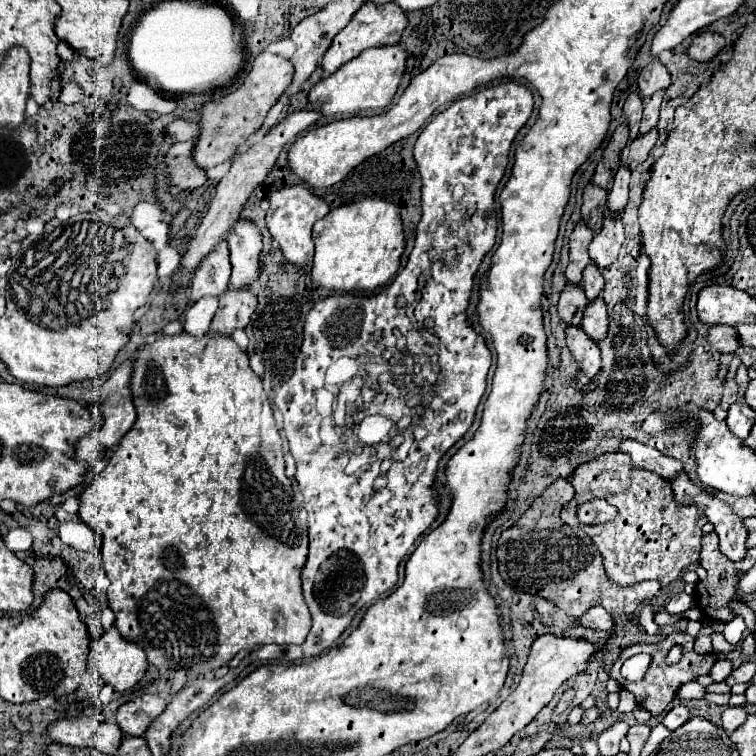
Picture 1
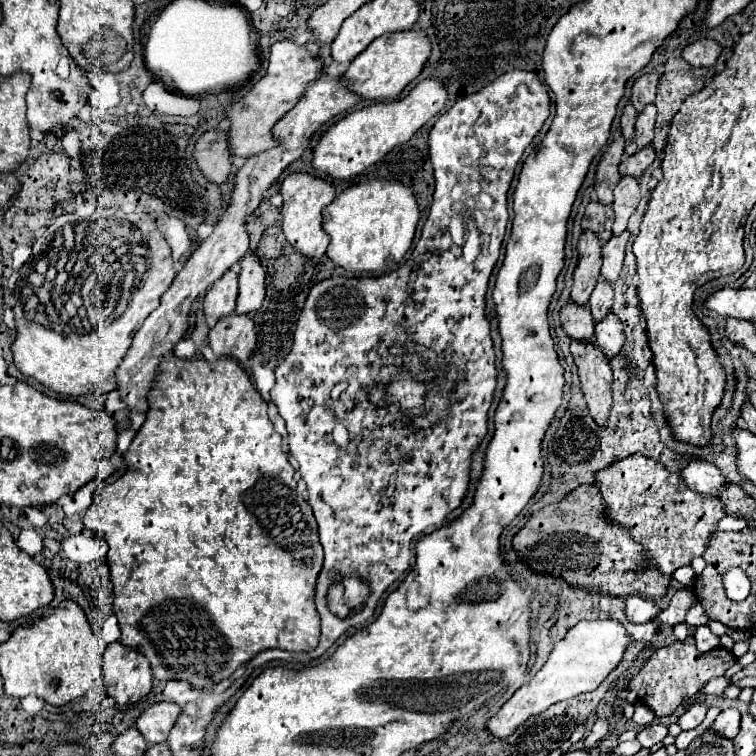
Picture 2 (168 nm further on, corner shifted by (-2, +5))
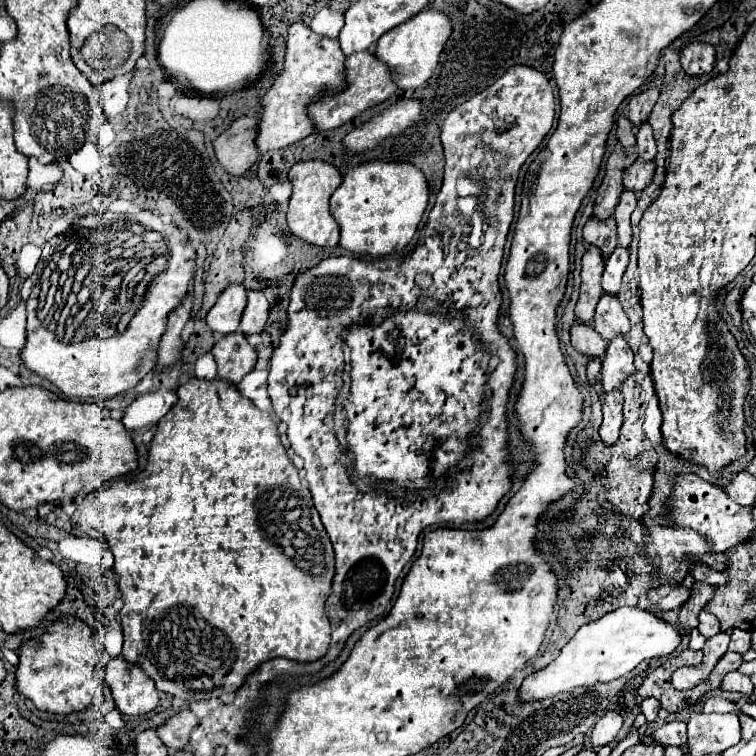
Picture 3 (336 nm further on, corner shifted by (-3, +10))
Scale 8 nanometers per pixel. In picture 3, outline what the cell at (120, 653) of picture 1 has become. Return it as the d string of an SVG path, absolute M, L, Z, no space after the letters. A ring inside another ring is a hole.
M124 658L108 662L106 680L120 714L142 716L152 712L160 702L154 682L138 668L138 664L130 664Z

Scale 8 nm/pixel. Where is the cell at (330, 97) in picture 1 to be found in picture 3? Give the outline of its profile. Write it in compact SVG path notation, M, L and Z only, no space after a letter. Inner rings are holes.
M424 8L422 12L418 12L404 24L386 32L378 40L376 54L378 54L378 58L382 58L388 64L388 68L394 76L394 82L398 84L400 90L414 90L414 88L422 86L434 74L434 68L440 62L440 52L442 52L446 40L450 38L450 34L452 34L452 18L448 14L444 14L442 10Z

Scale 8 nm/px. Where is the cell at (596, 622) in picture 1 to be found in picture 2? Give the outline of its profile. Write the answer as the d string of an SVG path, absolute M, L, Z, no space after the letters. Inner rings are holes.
M627 597L625 599L625 615L631 623L647 623L657 613L659 613L659 607L649 599L641 599L641 597Z

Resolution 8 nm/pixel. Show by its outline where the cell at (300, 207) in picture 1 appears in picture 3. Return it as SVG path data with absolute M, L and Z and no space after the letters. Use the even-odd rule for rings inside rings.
M308 160L308 162L298 162L290 168L288 180L294 184L294 192L290 198L290 208L288 208L288 226L290 230L320 248L332 248L340 240L340 226L336 224L334 216L330 214L330 196L332 192L340 186L340 172L334 164L320 162L320 160Z

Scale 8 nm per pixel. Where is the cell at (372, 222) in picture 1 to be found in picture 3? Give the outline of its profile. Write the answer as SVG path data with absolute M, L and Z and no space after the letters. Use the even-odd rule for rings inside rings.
M368 160L350 168L330 200L332 216L342 228L340 246L372 258L400 252L412 240L428 206L428 196L428 182L414 164Z

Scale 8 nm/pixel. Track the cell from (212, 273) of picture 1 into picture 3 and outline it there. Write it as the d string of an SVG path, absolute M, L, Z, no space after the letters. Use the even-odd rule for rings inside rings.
M232 284L228 286L216 306L208 312L208 326L216 332L216 334L232 334L238 330L240 326L240 318L242 318L242 312L246 308L246 288L242 284Z

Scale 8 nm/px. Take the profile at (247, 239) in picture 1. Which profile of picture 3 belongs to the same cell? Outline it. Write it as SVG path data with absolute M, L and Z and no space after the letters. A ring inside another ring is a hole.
M248 292L248 304L246 310L242 314L242 324L240 324L240 332L248 338L254 334L260 334L266 328L266 320L268 320L268 300L262 292Z

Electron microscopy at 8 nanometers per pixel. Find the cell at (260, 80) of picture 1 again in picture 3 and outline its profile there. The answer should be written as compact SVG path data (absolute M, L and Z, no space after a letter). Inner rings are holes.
M296 22L288 28L288 50L286 50L286 68L274 80L272 88L262 100L262 116L258 128L258 148L260 152L280 150L314 134L316 126L308 118L308 106L322 100L328 92L338 94L346 88L346 56L340 48L338 38L322 38L310 30L304 22Z

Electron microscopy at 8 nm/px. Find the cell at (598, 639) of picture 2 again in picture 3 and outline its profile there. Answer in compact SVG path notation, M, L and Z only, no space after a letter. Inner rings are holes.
M624 606L614 612L604 614L600 620L582 626L572 640L562 648L560 656L550 662L546 668L528 676L520 688L520 700L544 700L546 696L554 696L558 692L568 692L570 688L594 684L594 682L610 682L628 672L632 672L640 662L662 658L672 654L682 642L678 628L656 614Z

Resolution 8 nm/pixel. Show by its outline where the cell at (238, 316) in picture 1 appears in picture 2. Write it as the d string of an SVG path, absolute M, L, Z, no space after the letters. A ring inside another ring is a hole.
M229 313L217 319L215 327L209 331L209 345L215 357L237 357L241 365L245 365L245 361L251 357L255 341L257 335L251 315Z

